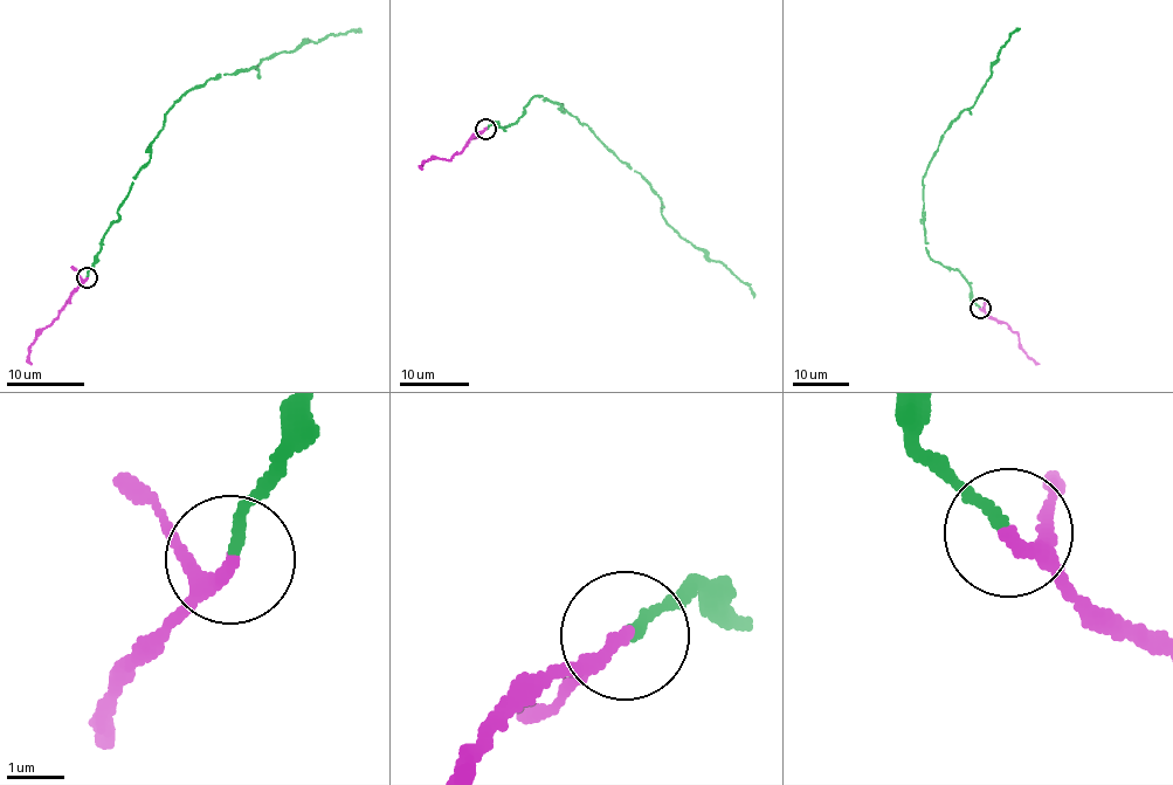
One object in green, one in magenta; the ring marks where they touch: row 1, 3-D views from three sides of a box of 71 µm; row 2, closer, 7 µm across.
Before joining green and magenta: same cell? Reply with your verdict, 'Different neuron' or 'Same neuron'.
Same neuron

